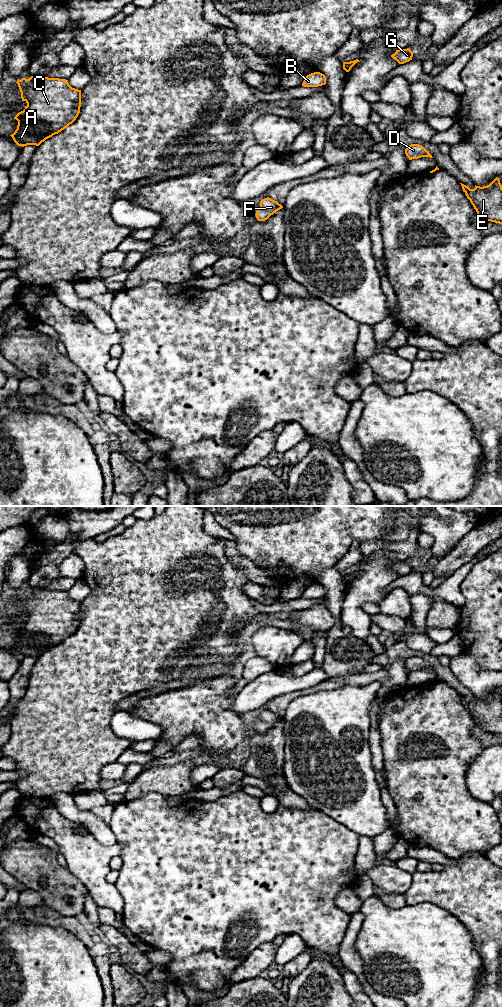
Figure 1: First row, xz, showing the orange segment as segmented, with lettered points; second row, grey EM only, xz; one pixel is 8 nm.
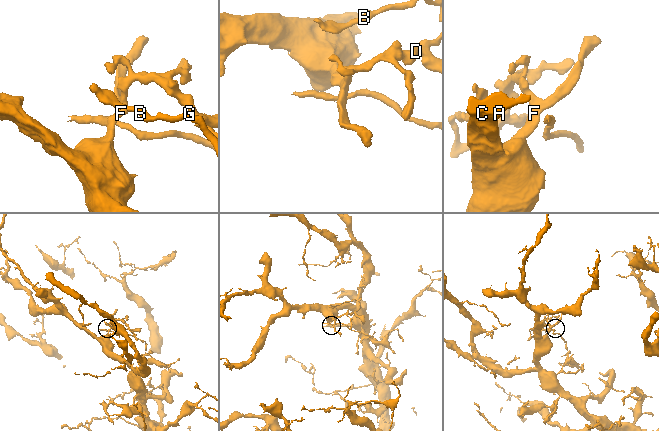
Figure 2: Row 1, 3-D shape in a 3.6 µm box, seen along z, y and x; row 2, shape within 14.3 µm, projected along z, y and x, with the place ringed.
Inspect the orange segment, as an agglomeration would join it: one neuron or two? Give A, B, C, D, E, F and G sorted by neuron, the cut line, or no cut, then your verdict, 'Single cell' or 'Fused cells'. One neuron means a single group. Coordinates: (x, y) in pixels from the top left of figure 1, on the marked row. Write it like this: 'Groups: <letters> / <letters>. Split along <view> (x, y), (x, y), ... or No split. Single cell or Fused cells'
Groups: A B C D E F G. No split. Single cell

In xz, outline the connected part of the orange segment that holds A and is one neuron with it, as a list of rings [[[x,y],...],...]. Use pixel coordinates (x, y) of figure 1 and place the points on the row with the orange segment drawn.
[[[31,76],[16,82],[21,92],[22,101],[27,103],[25,109],[14,119],[18,121],[17,129],[10,136],[18,146],[39,146],[46,139],[58,134],[72,124],[80,113],[81,90],[72,88],[68,80]]]

